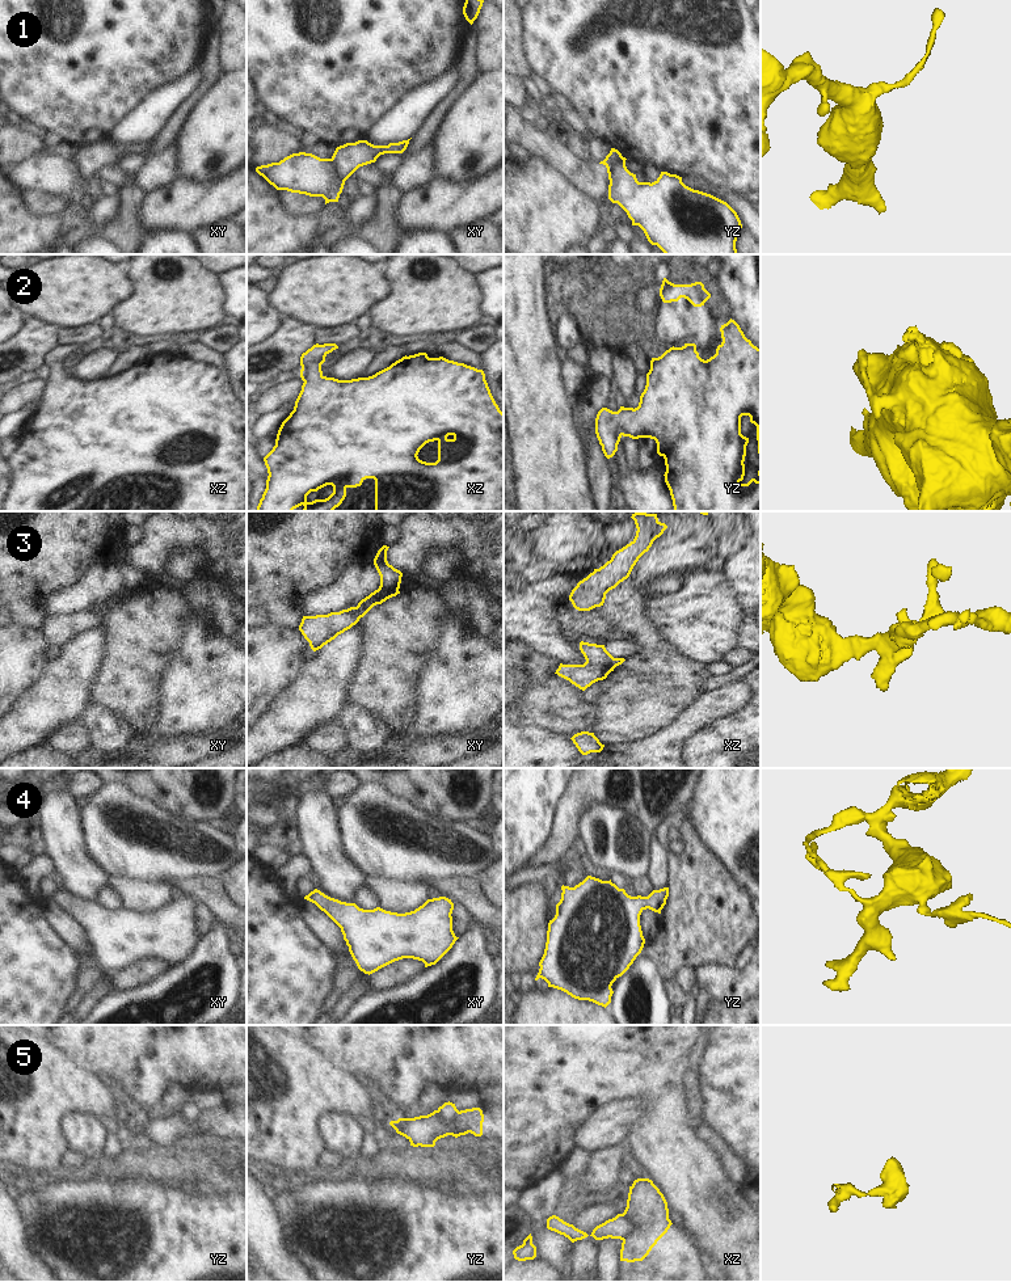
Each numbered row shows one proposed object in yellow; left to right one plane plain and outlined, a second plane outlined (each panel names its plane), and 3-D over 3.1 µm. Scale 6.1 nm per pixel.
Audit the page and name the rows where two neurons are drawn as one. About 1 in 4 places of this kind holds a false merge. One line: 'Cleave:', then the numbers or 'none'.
Cleave: 1, 5

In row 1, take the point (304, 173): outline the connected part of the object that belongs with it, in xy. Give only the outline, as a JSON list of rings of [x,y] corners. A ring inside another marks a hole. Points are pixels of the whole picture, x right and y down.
[[[292,153],[279,163],[256,168],[277,190],[323,197],[325,204],[338,202],[345,181],[336,176],[330,159],[320,159],[312,153]]]

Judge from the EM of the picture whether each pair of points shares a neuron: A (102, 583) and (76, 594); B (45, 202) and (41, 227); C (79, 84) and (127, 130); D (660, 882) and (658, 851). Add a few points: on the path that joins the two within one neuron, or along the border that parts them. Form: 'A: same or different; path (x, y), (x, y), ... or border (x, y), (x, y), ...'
A: same; path (96, 587), (88, 594), (83, 594)
B: different; border (21, 194), (32, 213), (59, 215)
C: different; border (140, 100), (113, 129), (108, 138)
D: same; path (658, 874), (658, 859)

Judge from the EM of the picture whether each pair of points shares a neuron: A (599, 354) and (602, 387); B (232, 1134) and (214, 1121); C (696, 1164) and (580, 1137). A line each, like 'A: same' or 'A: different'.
A: different
B: same
C: different

